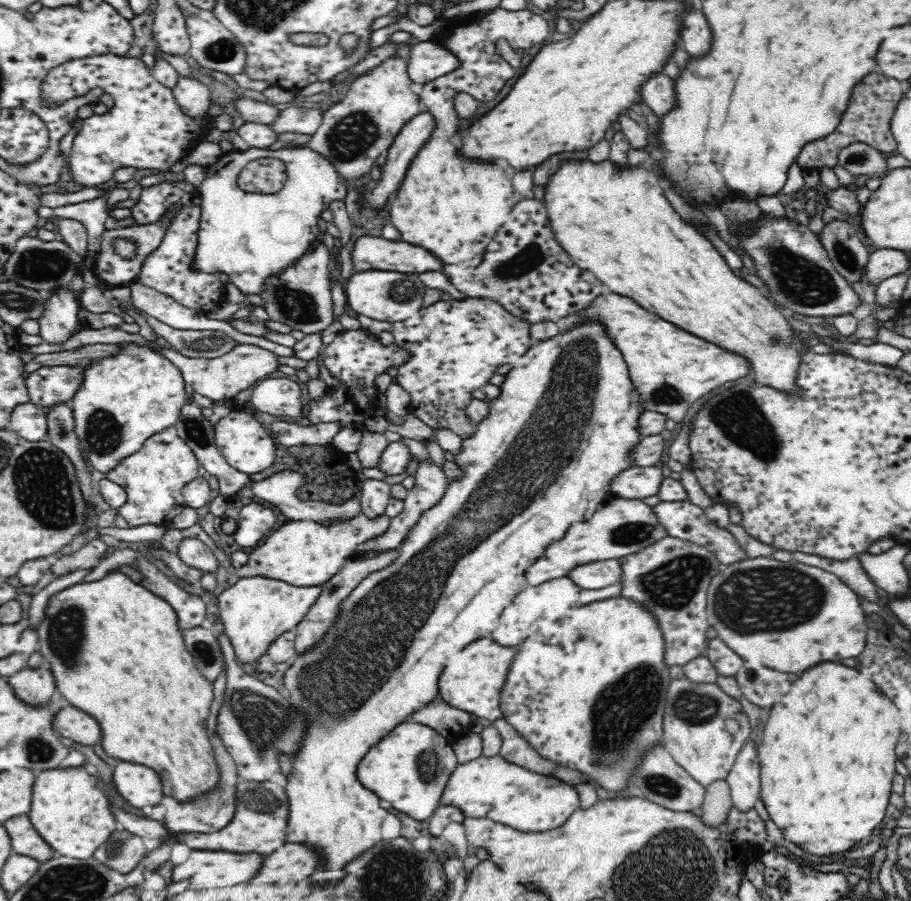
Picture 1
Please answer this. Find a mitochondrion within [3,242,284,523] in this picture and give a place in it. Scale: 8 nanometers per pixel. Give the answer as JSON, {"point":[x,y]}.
{"point":[34,266]}

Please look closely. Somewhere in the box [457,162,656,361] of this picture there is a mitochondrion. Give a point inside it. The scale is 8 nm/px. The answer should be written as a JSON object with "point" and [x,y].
{"point":[529,257]}

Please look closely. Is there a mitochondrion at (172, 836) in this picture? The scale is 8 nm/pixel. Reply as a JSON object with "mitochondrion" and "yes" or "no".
{"mitochondrion":"no"}

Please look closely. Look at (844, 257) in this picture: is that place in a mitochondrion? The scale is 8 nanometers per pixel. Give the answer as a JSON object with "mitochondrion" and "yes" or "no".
{"mitochondrion":"yes"}

